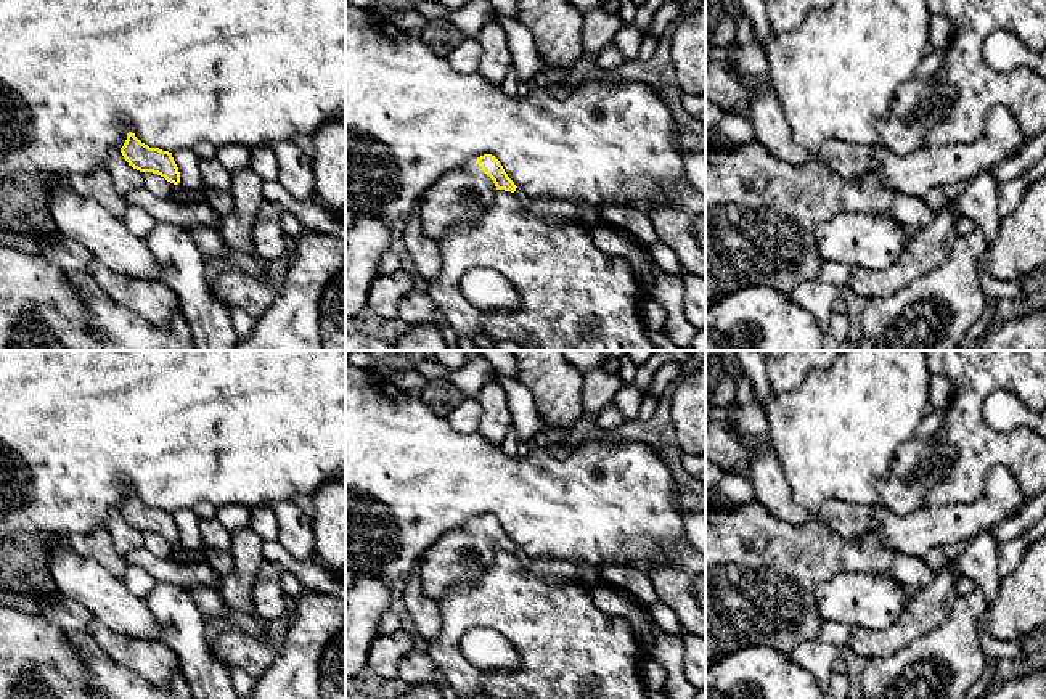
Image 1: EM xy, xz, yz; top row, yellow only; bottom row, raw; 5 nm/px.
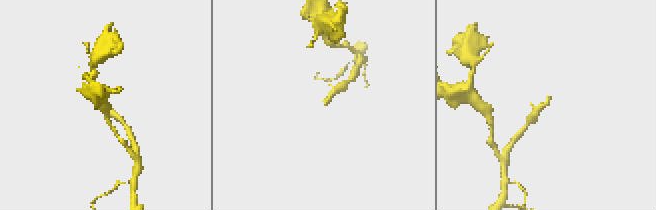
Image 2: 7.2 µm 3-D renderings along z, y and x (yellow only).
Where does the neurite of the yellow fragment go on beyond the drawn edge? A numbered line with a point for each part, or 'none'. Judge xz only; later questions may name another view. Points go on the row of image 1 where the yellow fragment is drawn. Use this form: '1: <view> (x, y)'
1: xz (460, 196)

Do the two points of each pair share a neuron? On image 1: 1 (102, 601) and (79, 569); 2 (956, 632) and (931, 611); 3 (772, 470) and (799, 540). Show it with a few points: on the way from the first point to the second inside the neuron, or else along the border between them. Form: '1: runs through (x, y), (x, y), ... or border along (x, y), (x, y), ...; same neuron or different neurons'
1: runs through (100, 593), (84, 577); same neuron
2: border along (958, 595), (948, 617), (911, 641); different neurons
3: border along (762, 505), (792, 526), (810, 521); different neurons

